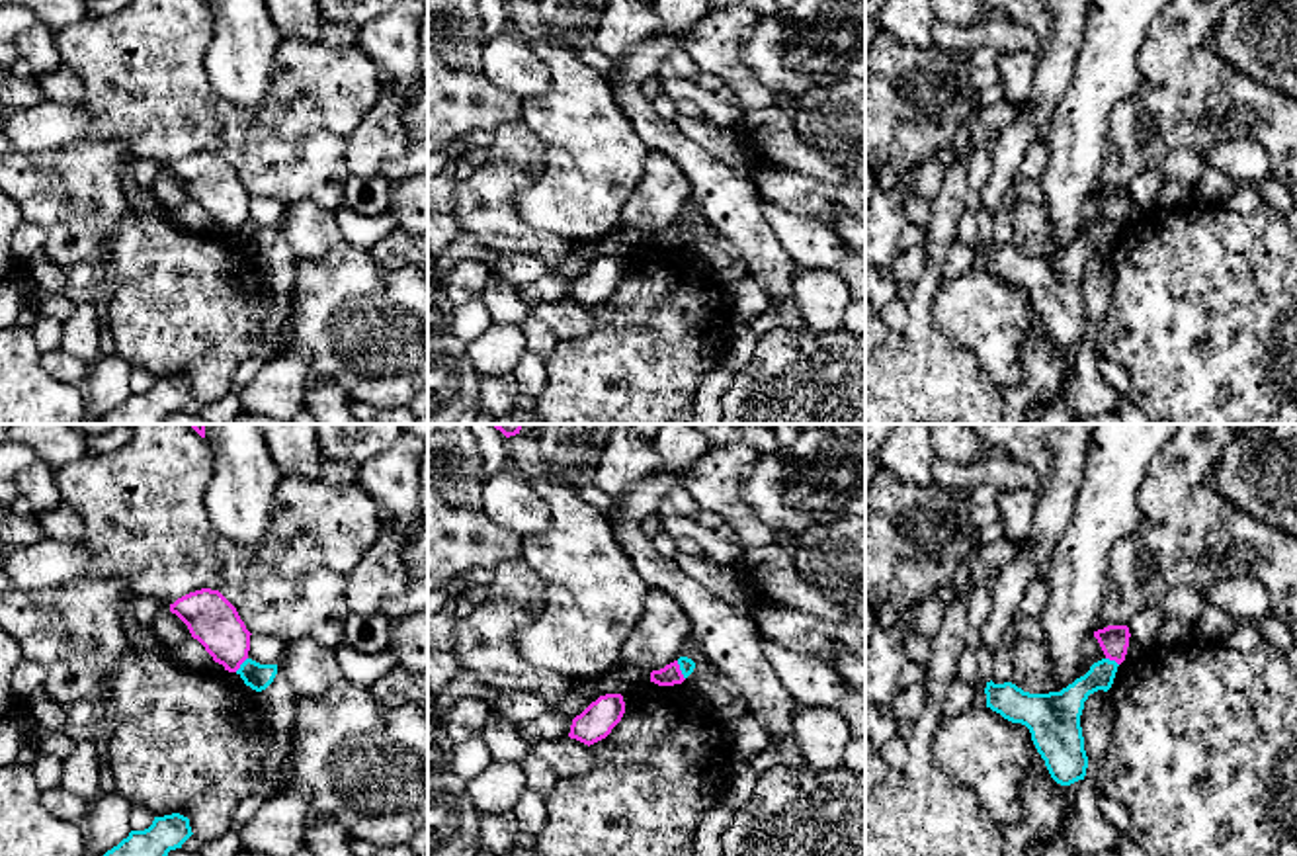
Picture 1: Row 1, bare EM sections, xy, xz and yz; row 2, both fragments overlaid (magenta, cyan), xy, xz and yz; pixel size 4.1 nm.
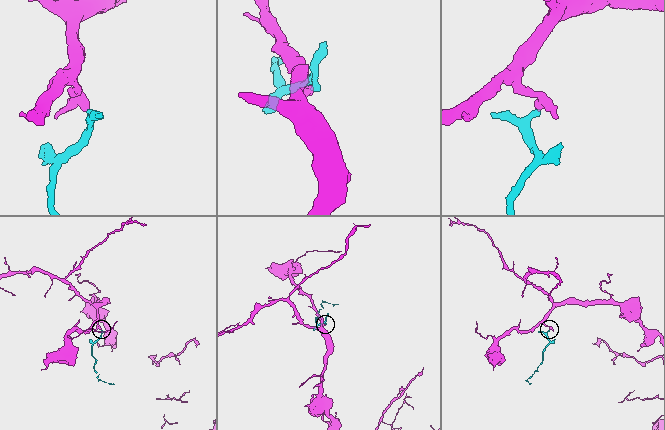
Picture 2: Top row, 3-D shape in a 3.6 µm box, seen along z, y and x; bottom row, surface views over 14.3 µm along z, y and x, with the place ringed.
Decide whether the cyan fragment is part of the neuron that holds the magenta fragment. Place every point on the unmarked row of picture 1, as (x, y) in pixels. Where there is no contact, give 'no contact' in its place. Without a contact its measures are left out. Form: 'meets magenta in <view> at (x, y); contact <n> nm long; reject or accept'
meets magenta in xz at (680, 233); contact 90 nm long; reject

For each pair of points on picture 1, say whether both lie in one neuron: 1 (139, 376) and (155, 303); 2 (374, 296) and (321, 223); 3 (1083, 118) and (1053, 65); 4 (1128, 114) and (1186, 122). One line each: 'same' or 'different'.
1: different
2: different
3: different
4: same

